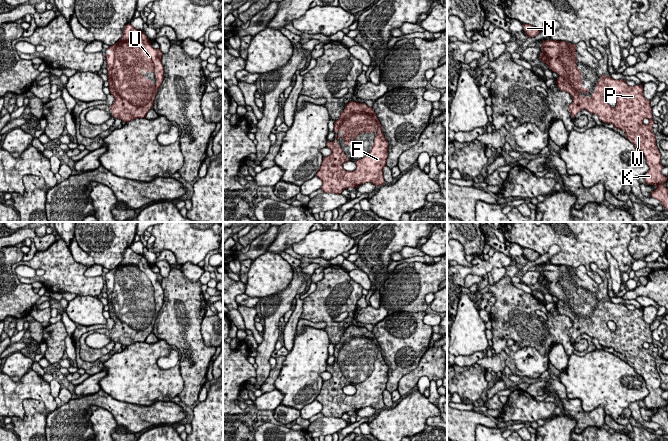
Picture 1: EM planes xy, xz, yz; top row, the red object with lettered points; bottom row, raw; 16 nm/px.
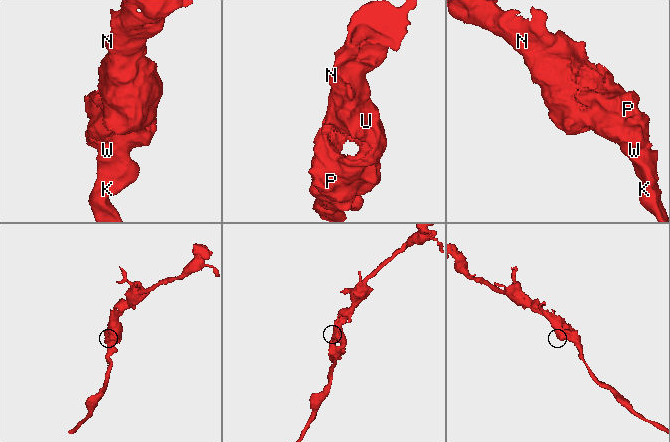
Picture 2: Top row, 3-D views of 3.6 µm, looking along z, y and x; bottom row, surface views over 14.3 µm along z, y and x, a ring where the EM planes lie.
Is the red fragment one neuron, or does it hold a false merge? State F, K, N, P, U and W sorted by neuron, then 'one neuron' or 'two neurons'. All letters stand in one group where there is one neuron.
F K N P U W; one neuron

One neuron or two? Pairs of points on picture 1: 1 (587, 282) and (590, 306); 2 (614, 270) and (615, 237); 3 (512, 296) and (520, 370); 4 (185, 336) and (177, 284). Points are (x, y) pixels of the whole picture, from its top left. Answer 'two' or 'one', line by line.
1: one
2: two
3: one
4: one

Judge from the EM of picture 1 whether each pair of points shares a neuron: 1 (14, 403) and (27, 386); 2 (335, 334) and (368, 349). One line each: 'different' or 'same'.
1: same
2: different

